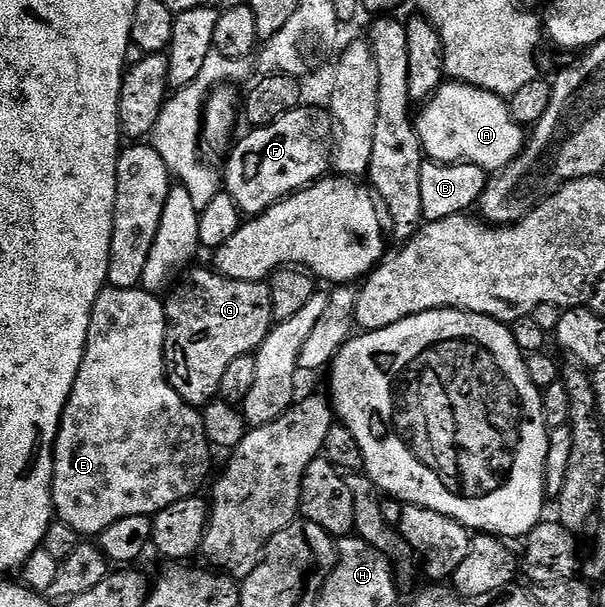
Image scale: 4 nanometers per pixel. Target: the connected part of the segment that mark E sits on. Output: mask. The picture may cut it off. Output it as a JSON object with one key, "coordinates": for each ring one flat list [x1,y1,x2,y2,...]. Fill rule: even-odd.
{"coordinates":[[138,286,136,288,102,288,95,298,95,306,91,310,91,322,87,330,87,342,83,362,75,374,75,382,71,386,71,394,65,403,65,409,61,415,61,421,57,427,57,437,53,443,53,510,56,519,62,524,71,526,78,537,100,537,111,522,119,522,119,518,131,518,132,516,157,515,167,506,184,500,185,497,194,495,198,490,197,484,189,480,193,471,201,464,201,455,207,449,207,441,204,434,204,424,201,421,202,413,194,405,188,404,169,385,165,378,165,306,160,295,145,291]]}

